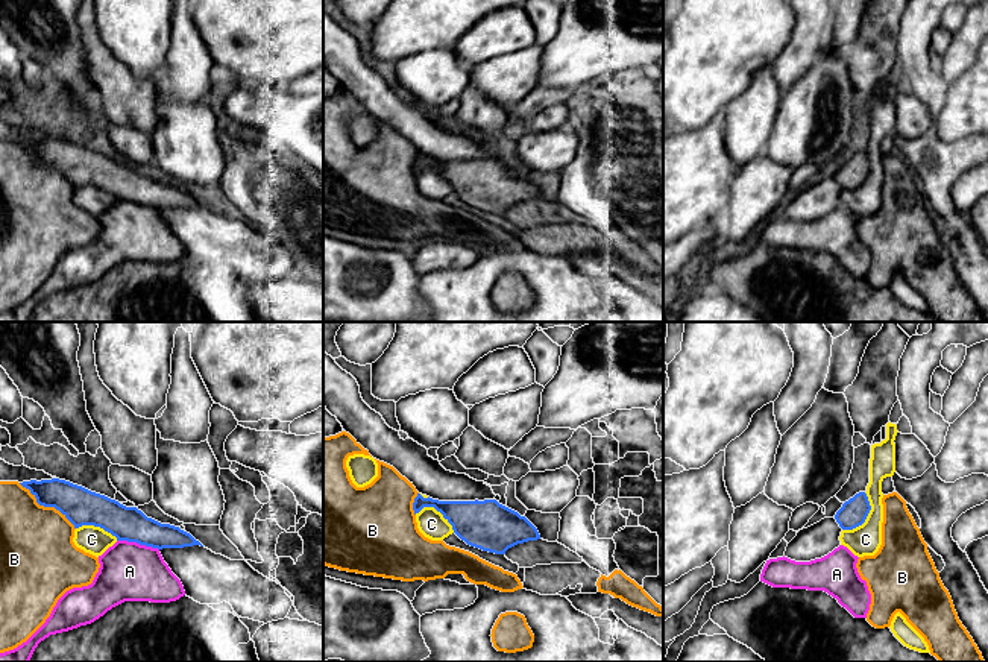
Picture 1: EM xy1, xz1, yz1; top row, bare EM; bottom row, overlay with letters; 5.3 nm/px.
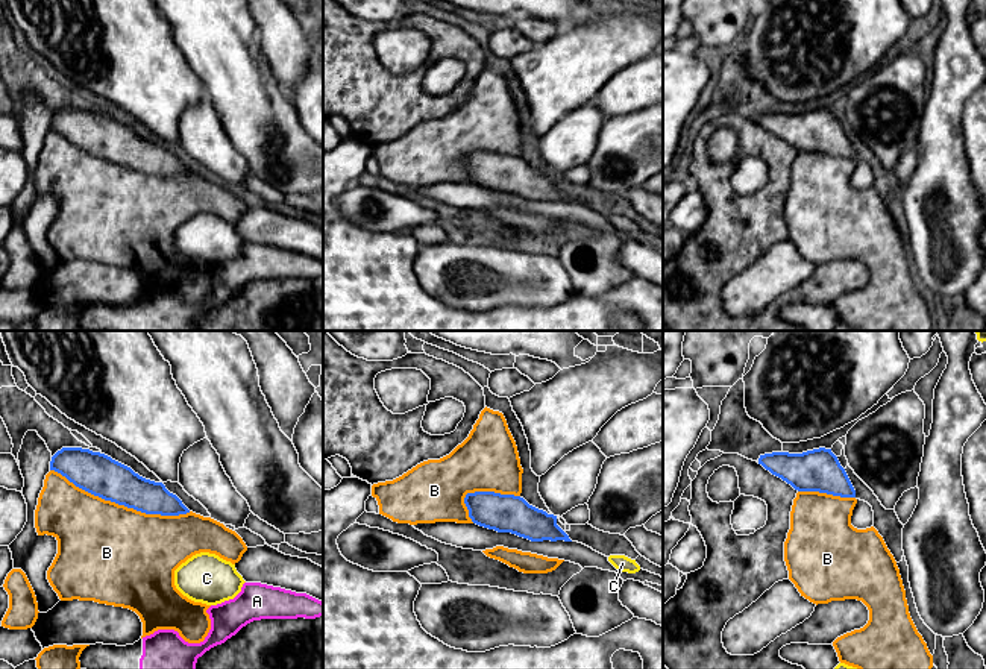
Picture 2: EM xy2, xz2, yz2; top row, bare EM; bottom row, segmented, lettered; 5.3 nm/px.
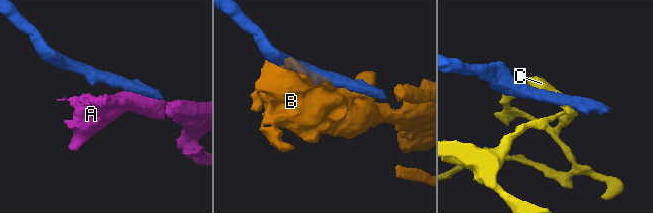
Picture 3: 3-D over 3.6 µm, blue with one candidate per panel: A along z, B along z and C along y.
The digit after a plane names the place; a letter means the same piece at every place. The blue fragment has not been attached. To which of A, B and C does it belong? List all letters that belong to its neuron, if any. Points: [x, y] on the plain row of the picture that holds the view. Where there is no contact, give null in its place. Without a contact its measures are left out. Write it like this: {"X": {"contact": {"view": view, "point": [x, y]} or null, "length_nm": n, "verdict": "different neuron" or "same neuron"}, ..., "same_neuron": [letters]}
{"A": {"contact": {"view": "xy1", "point": [138, 202]}, "length_nm": 240, "verdict": "different neuron"}, "B": {"contact": {"view": "xy2", "point": [120, 164]}, "length_nm": 800, "verdict": "same neuron"}, "C": {"contact": {"view": "yz1", "point": [865, 178]}, "length_nm": 240, "verdict": "different neuron"}, "same_neuron": ["B"]}

